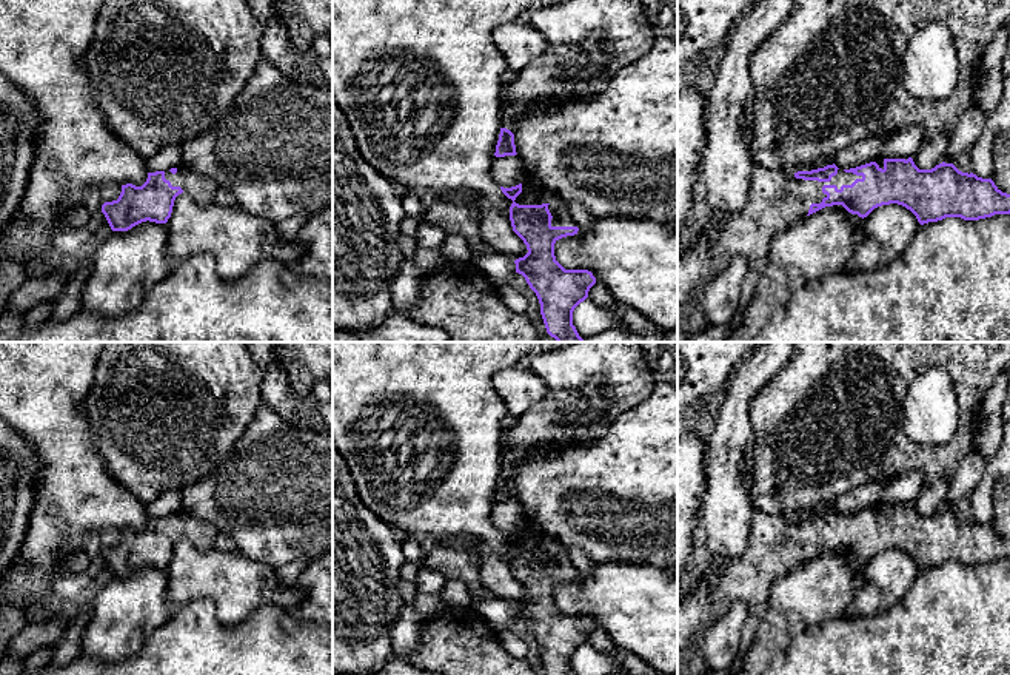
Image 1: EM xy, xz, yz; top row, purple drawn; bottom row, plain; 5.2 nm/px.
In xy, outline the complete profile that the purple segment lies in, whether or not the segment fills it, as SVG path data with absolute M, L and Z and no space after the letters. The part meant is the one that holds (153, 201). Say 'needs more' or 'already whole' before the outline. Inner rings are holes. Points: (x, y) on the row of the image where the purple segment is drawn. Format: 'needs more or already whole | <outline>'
needs more | M182 165L168 171L148 173L142 186L122 185L117 200L105 202L105 214L112 231L128 231L142 222L166 223L179 194L191 196L199 205L214 203L219 185Z

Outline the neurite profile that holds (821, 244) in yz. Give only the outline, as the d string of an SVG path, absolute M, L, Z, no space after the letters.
M833 205L778 233L770 243L767 260L761 265L761 276L744 321L725 342L754 342L761 328L805 282L845 270L861 242L861 223L862 217L848 213L842 205Z

